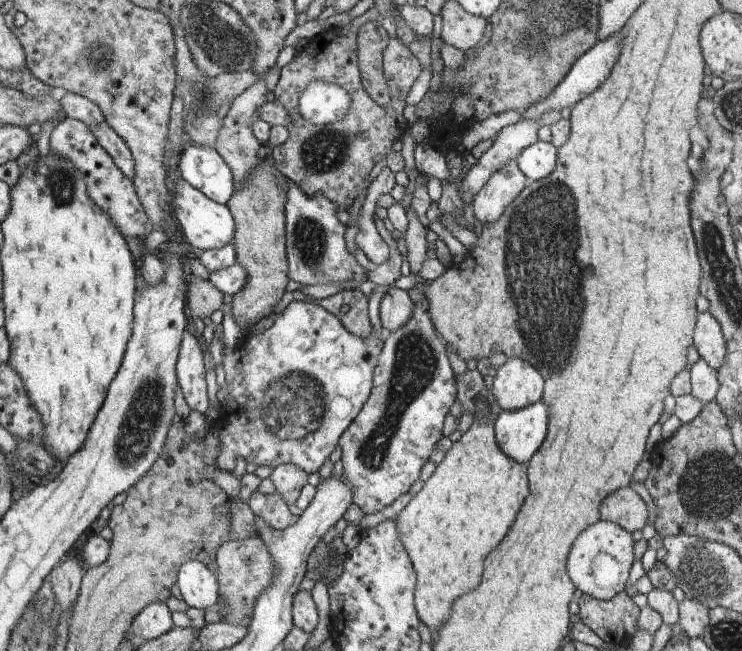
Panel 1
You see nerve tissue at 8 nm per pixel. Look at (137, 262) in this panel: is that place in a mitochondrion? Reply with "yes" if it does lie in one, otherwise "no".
no

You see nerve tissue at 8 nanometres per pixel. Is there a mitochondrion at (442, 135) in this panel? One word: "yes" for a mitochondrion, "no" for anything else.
no

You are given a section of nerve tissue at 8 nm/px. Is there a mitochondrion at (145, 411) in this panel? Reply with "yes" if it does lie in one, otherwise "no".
yes

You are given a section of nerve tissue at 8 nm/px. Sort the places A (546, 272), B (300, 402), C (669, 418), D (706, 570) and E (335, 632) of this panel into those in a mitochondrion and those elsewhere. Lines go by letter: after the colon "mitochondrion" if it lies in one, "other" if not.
A: mitochondrion
B: mitochondrion
C: other
D: mitochondrion
E: other

